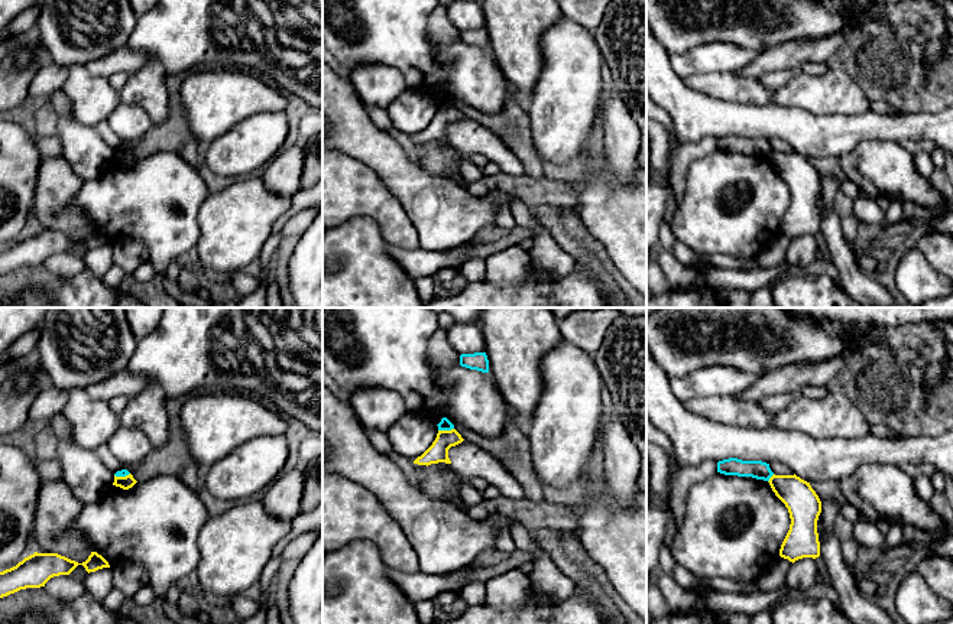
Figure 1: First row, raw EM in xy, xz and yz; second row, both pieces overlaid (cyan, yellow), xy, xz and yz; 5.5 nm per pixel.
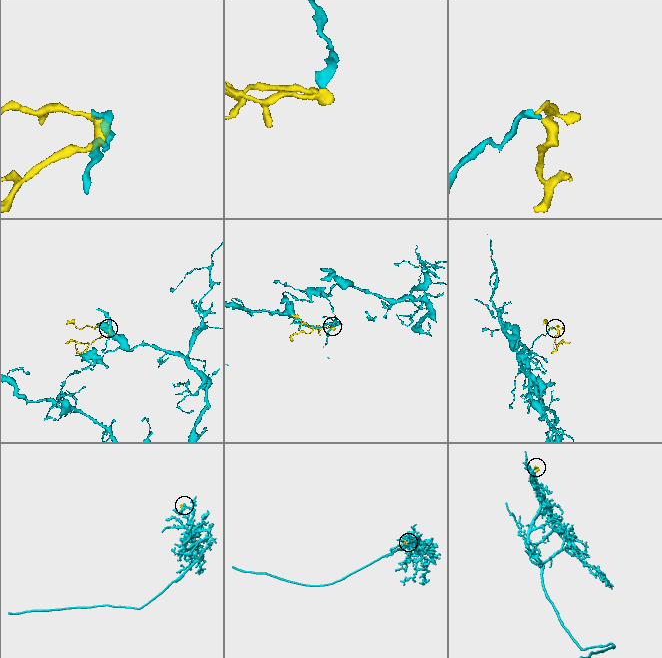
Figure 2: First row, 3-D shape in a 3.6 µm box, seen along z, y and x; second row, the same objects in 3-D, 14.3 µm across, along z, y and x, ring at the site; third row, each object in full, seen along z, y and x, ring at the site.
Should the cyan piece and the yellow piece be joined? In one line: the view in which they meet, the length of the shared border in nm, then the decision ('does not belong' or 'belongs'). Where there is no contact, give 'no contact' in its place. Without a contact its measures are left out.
meets cyan in xz; contact 90 nm long; does not belong

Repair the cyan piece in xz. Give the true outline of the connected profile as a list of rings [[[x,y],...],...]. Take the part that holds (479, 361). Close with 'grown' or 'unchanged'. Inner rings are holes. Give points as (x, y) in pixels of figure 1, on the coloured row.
[[[486,352],[461,354],[460,365],[470,370],[489,373],[489,360],[487,360]]]; unchanged

